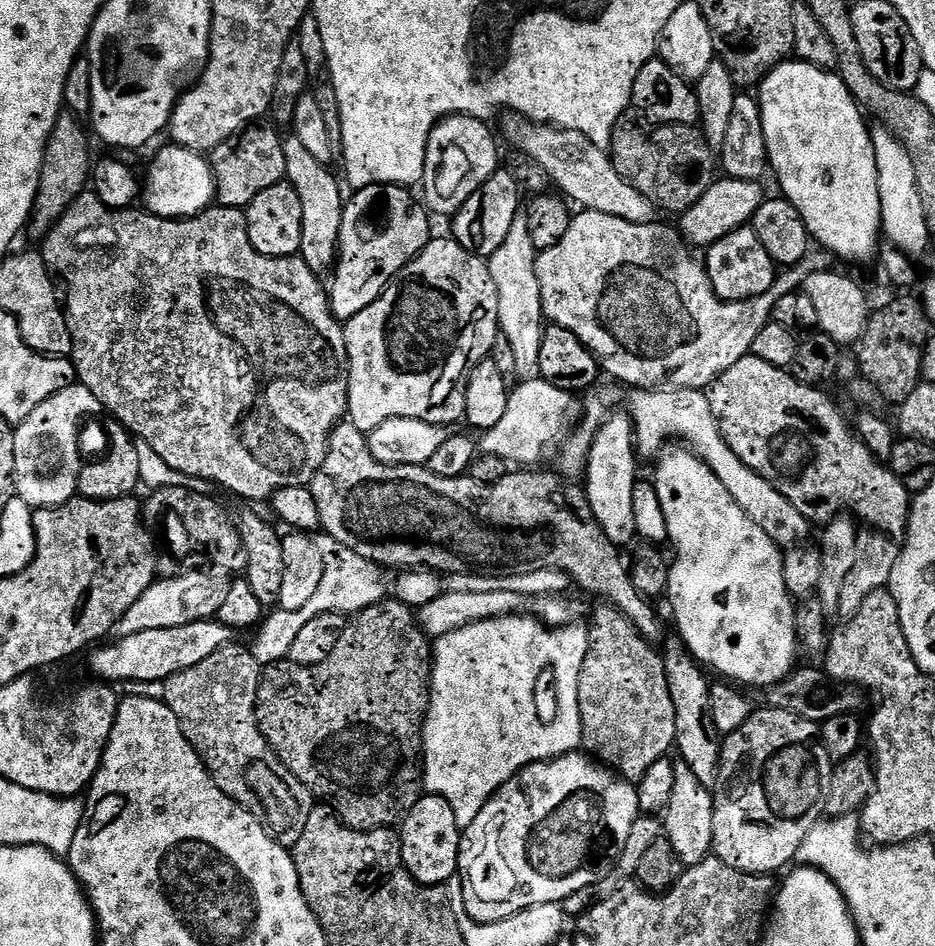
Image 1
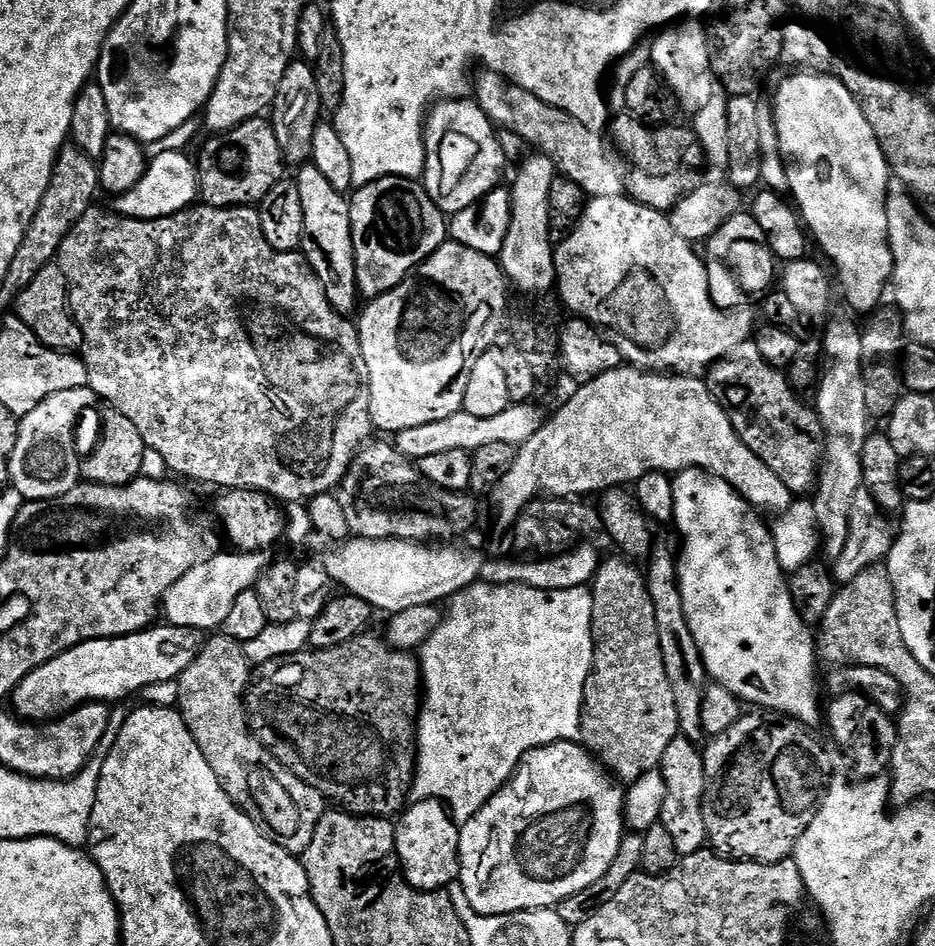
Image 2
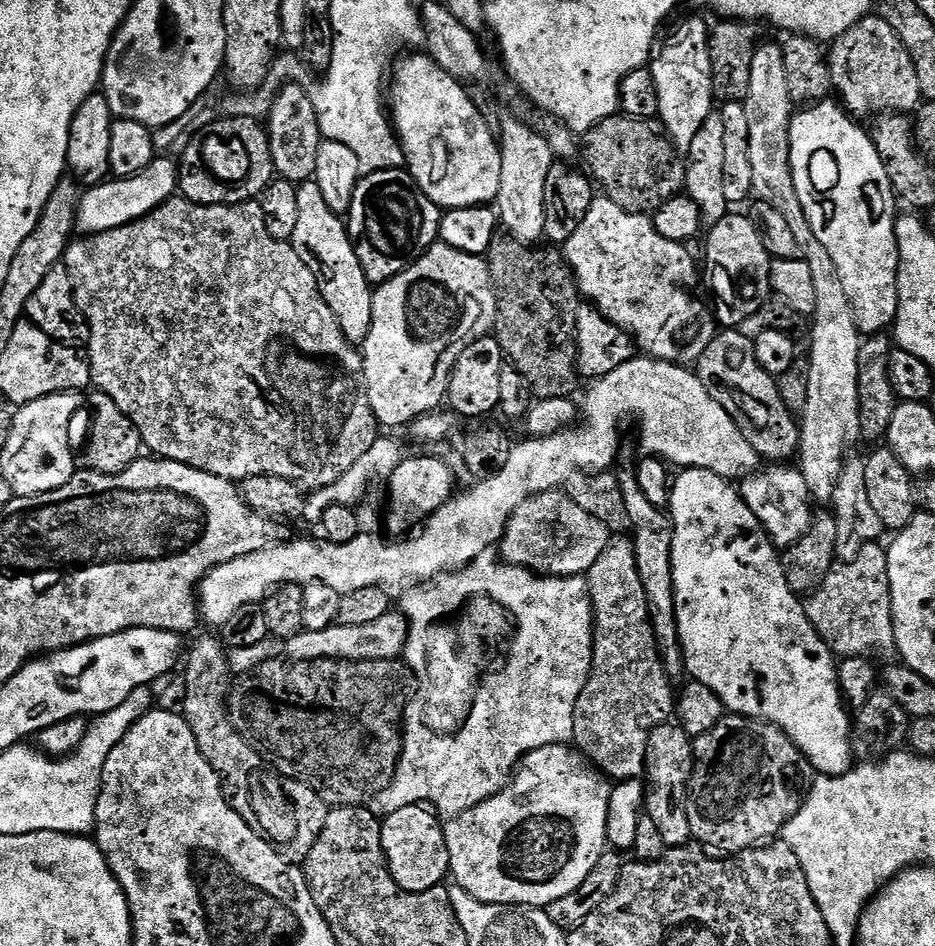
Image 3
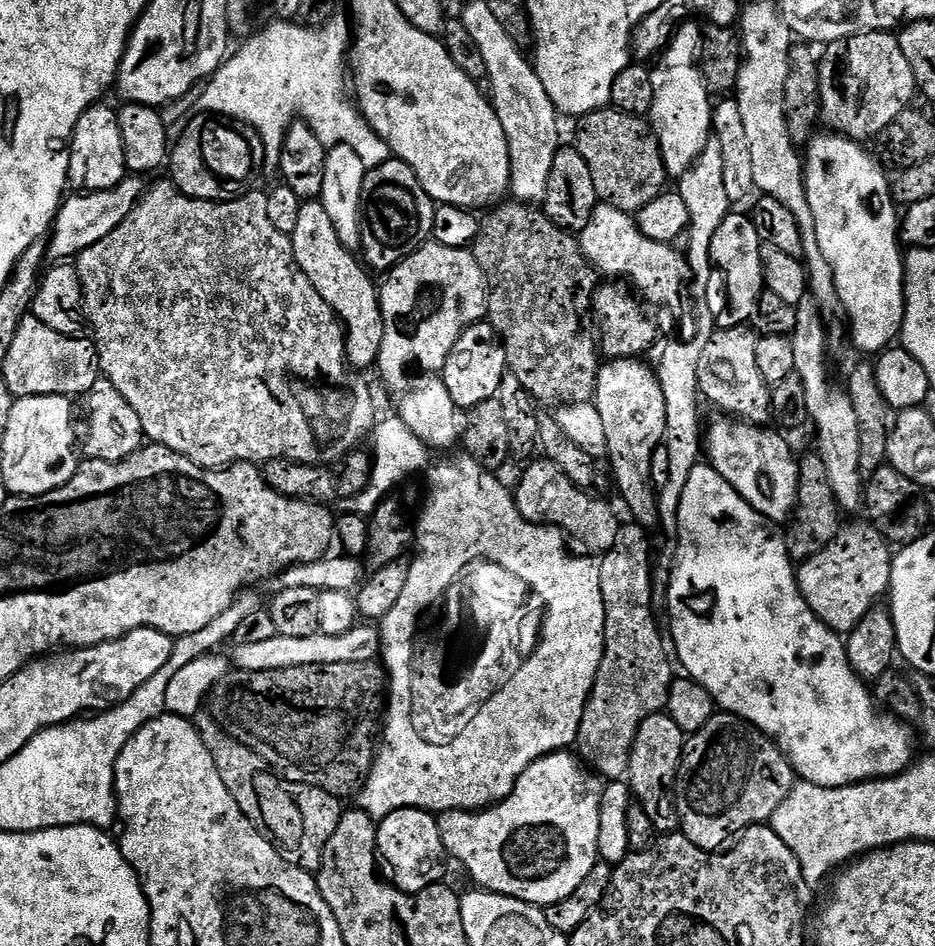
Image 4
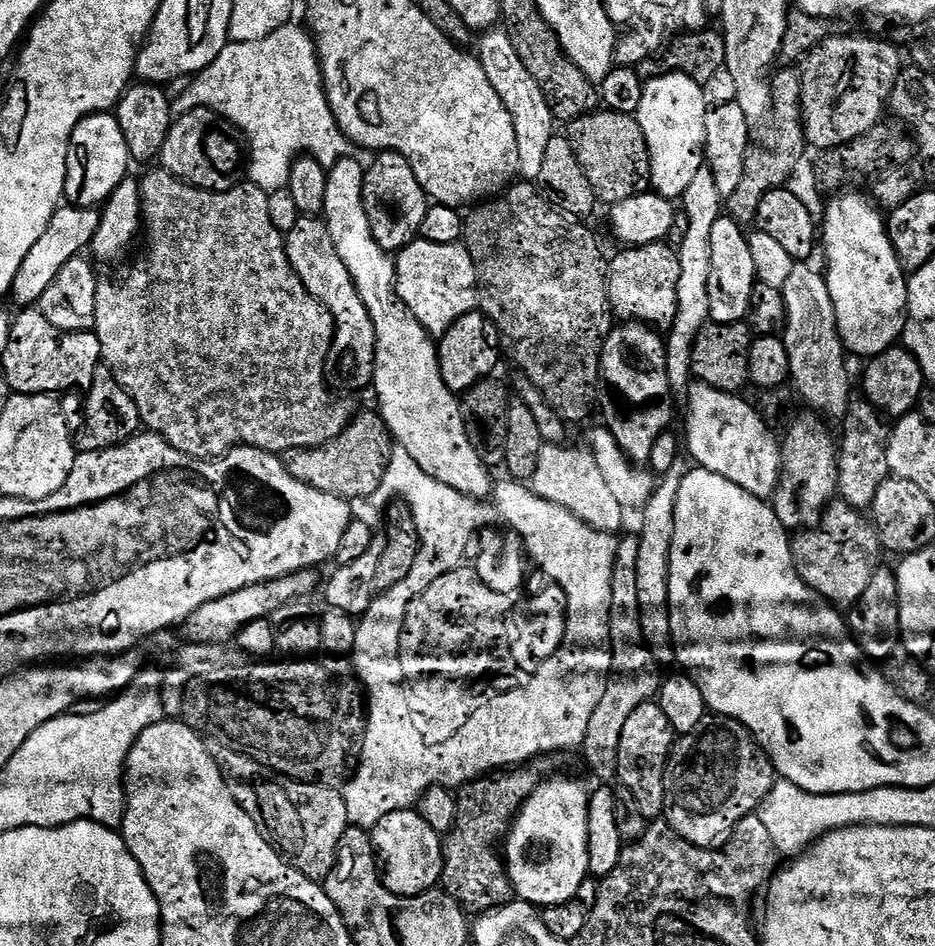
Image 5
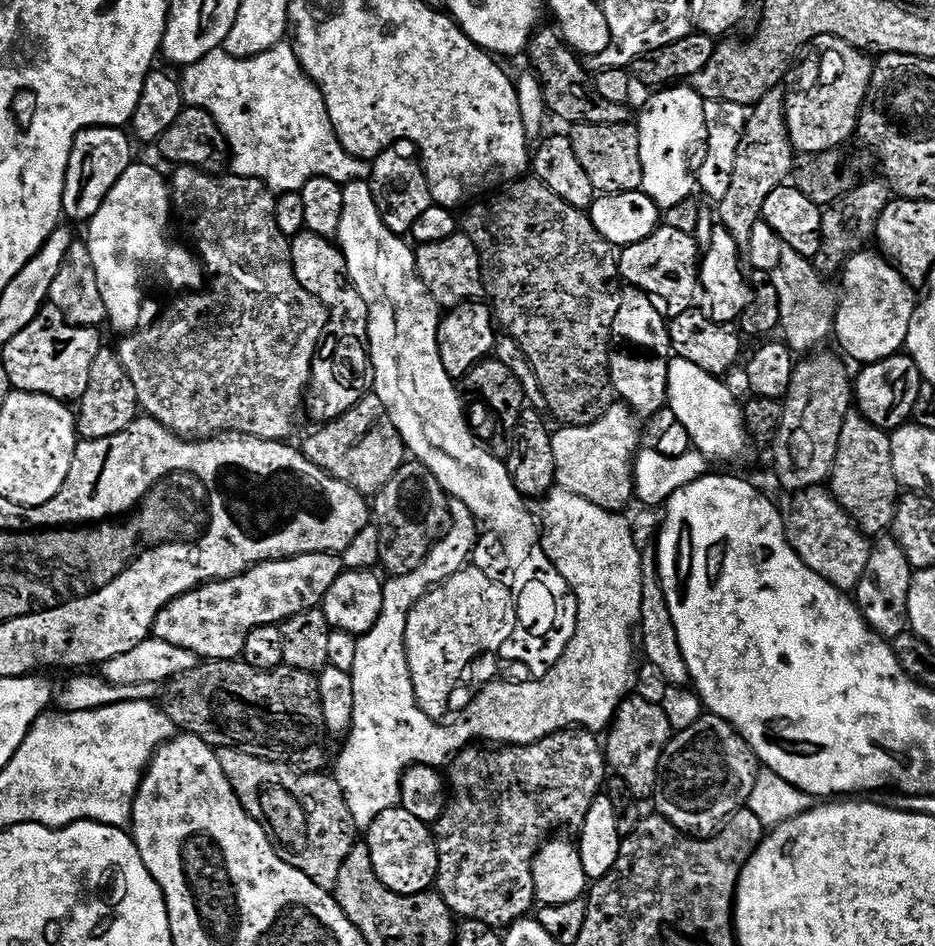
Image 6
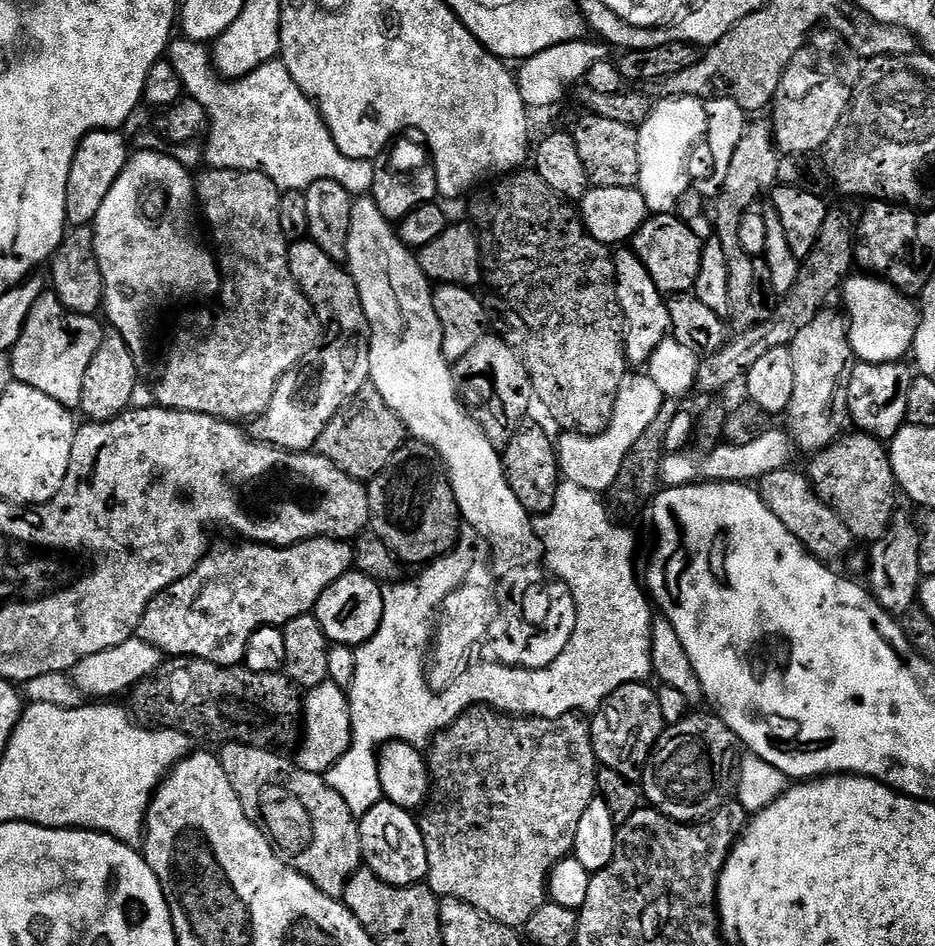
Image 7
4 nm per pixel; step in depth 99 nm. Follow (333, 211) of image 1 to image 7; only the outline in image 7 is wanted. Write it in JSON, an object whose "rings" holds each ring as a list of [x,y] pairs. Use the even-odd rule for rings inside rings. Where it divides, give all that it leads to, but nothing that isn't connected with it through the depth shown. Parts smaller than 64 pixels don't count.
{"rings":[[[311,238],[295,241],[289,247],[288,261],[290,262],[290,274],[294,274],[301,290],[307,294],[309,300],[312,301],[312,307],[316,309],[326,325],[326,339],[312,351],[306,353],[295,370],[287,372],[280,379],[280,385],[276,388],[276,399],[269,406],[266,419],[268,419],[269,430],[276,432],[275,447],[290,452],[306,452],[315,449],[322,430],[326,430],[326,426],[332,421],[334,414],[338,414],[345,403],[356,396],[360,388],[369,383],[368,319],[351,272],[343,263],[330,258],[330,254],[326,254],[326,250],[322,250],[322,246],[315,244]]]}

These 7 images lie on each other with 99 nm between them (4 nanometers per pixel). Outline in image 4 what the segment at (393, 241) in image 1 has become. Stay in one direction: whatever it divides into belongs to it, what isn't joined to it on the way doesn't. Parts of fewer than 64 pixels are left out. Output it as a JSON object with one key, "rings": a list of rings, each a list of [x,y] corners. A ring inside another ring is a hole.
{"rings":[[[395,158],[387,160],[382,166],[369,168],[365,171],[362,182],[362,198],[360,199],[360,246],[359,251],[364,252],[362,260],[369,269],[377,268],[380,274],[401,264],[410,254],[414,254],[424,244],[429,243],[434,226],[434,214],[437,205],[426,194],[426,190],[418,182],[414,170],[406,166],[406,162]]]}

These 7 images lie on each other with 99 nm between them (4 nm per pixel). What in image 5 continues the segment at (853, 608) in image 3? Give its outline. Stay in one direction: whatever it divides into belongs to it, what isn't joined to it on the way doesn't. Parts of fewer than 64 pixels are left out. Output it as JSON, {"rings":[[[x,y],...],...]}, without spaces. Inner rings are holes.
{"rings":[[[837,498],[824,509],[824,516],[814,528],[797,531],[791,537],[794,566],[823,600],[841,609],[851,609],[862,598],[874,570],[881,567],[882,549],[876,526],[863,511],[851,508]]]}

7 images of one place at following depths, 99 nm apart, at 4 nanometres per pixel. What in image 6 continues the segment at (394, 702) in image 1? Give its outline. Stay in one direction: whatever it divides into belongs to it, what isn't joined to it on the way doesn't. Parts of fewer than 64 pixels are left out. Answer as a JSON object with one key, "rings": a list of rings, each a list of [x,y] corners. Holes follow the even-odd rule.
{"rings":[[[240,658],[201,662],[194,670],[168,681],[163,689],[162,707],[170,722],[174,722],[181,733],[202,738],[202,742],[211,748],[237,748],[251,756],[279,764],[291,764],[300,770],[320,770],[328,760],[328,752],[324,749],[326,731],[319,684],[319,679],[313,673],[287,666],[267,672],[244,663]]]}

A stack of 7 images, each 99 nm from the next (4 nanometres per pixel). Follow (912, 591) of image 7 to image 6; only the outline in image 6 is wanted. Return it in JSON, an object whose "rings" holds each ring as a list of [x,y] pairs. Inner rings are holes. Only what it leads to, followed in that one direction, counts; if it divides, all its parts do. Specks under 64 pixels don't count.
{"rings":[[[881,534],[871,541],[870,562],[866,562],[866,574],[854,589],[856,606],[864,621],[881,636],[883,640],[894,641],[903,632],[909,631],[908,599],[914,570],[902,554],[902,548],[890,534]]]}

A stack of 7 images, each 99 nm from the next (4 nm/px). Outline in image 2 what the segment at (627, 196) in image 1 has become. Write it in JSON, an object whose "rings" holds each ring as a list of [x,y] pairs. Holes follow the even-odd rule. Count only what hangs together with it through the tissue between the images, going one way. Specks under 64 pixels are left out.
{"rings":[[[484,70],[479,74],[481,76],[476,80],[474,103],[488,115],[497,129],[513,131],[525,145],[533,144],[539,155],[550,158],[563,179],[574,182],[584,191],[585,197],[617,195],[618,178],[604,162],[600,144],[596,141],[599,139],[593,133],[562,110],[534,98],[518,85],[511,84],[500,73]]]}

